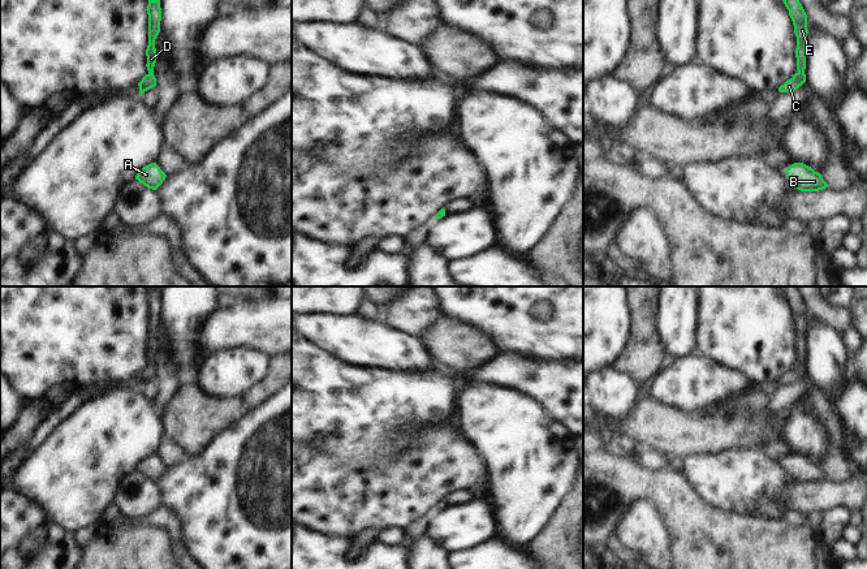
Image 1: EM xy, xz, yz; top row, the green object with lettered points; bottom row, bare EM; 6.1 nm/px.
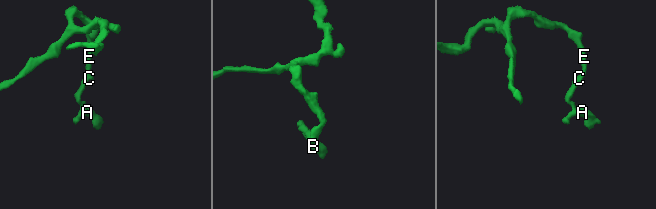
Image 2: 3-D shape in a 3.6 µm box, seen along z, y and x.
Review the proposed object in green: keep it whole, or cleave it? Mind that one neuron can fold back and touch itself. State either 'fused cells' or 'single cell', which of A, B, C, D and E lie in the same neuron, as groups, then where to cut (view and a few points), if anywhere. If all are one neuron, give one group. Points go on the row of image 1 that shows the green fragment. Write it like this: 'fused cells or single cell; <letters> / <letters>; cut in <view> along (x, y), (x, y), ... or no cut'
single cell; A B C D E; no cut

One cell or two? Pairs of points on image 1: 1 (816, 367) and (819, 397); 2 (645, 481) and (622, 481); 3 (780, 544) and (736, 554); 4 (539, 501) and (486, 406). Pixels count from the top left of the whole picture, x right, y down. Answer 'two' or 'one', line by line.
1: two
2: one
3: one
4: one

